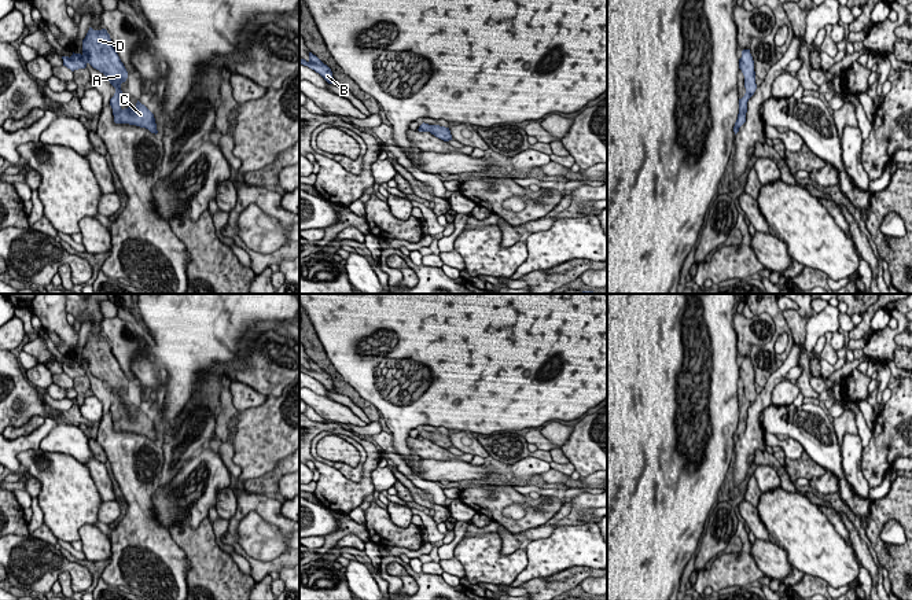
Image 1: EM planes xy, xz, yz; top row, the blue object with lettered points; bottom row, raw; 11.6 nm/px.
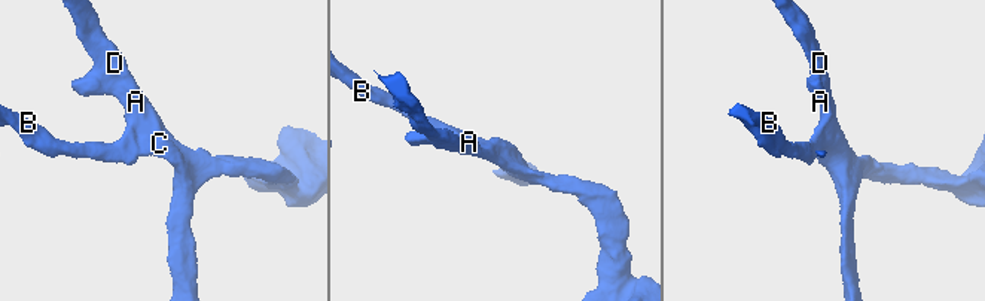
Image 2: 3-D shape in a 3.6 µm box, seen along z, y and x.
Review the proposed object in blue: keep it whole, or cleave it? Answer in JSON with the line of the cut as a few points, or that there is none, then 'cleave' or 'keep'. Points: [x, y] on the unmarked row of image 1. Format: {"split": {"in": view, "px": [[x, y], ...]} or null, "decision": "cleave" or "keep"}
{"split": null, "decision": "keep"}

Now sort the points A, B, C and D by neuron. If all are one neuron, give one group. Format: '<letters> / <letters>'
A B C D

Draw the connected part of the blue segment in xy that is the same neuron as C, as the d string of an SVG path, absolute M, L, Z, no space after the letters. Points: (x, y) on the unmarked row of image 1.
M89 335L82 347L82 360L69 364L62 364L63 373L71 379L85 376L89 371L93 376L106 383L110 391L115 395L114 404L110 406L115 431L129 431L148 437L151 441L158 441L154 422L139 408L136 415L121 416L121 391L126 389L128 379L115 360L110 342L106 336L93 338Z

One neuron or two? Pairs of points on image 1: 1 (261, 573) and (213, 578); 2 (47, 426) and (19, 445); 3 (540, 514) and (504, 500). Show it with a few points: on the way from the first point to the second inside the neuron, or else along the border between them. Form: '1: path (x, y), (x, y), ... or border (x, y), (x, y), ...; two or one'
1: border (250, 577), (254, 581); two
2: path (40, 433), (30, 442), (26, 442); one
3: path (532, 507), (525, 500), (512, 499); one

